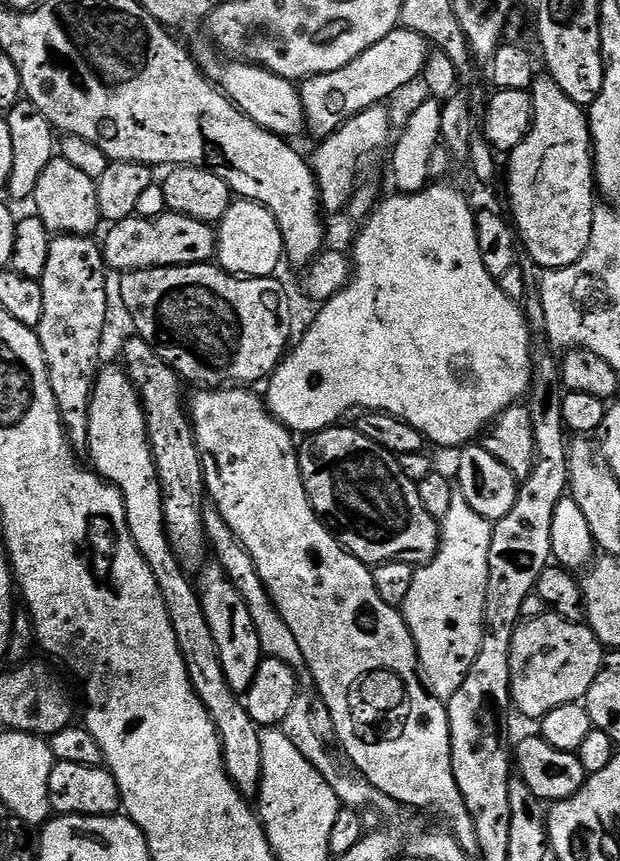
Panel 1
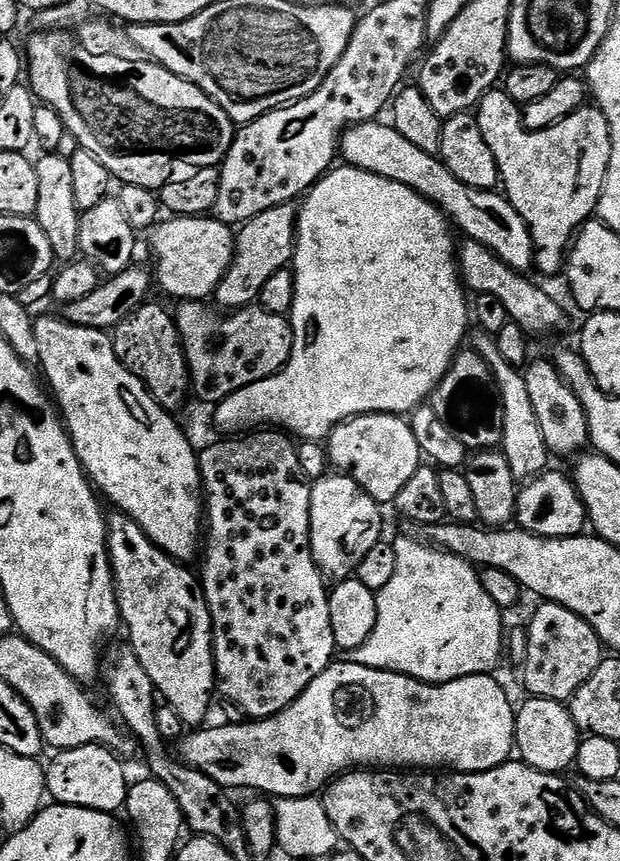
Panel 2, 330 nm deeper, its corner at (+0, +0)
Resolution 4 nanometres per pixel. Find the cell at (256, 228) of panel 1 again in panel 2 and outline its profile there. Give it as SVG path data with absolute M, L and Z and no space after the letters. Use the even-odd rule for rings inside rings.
M208 214L178 216L164 222L157 223L151 233L152 252L156 255L155 283L166 295L173 296L176 302L207 301L224 281L236 252L233 229Z

